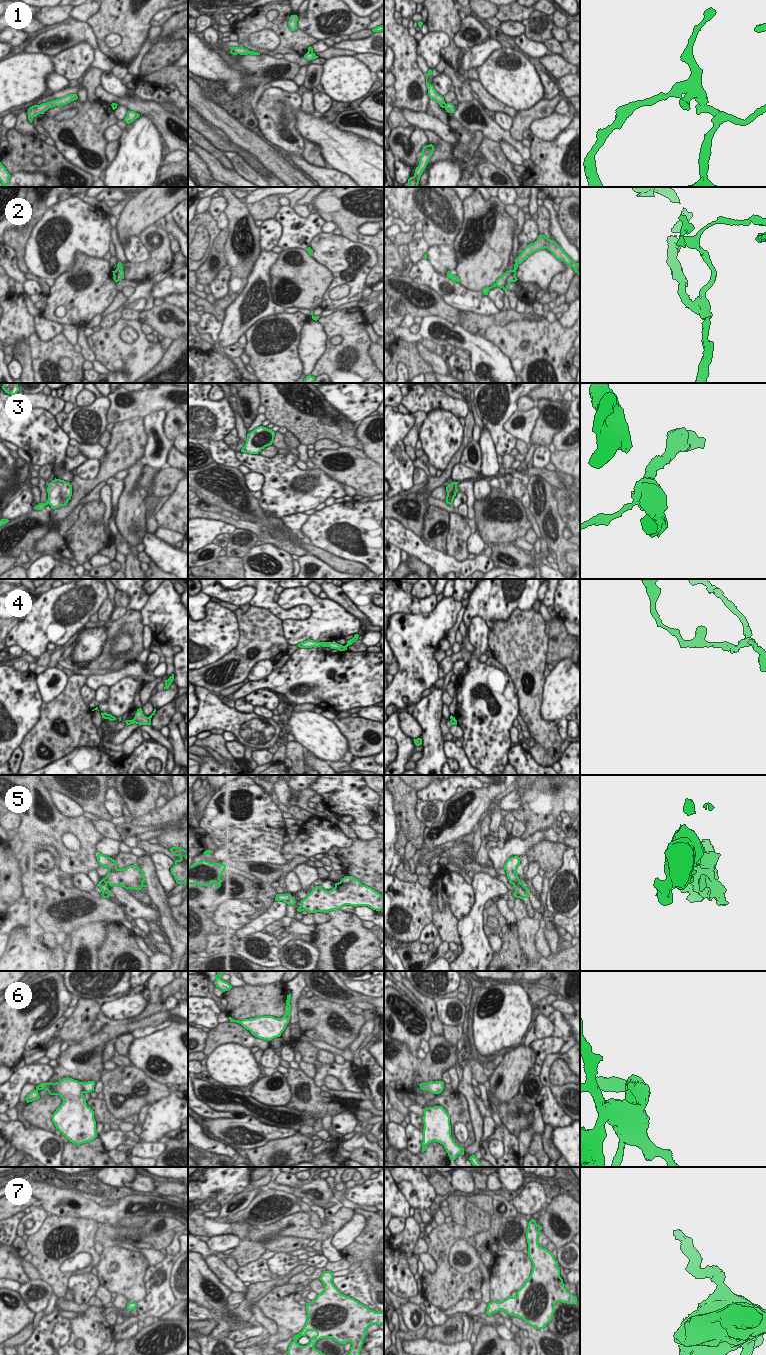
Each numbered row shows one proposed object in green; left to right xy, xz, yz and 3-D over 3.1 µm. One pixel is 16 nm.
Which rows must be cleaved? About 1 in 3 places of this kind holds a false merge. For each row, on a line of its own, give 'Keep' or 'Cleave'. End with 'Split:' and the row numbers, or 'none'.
1: Cleave
2: Keep
3: Cleave
4: Cleave
5: Cleave
6: Keep
7: Keep
Split: 1, 3, 4, 5.

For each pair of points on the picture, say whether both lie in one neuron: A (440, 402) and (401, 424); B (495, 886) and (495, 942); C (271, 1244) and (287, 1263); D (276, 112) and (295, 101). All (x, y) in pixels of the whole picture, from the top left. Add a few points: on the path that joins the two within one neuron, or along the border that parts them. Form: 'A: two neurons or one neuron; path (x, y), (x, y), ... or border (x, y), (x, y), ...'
A: two neurons; border (409, 412), (413, 414)
B: two neurons; border (487, 938), (494, 952)
C: two neurons; border (287, 1252), (276, 1253)
D: one neuron; path (281, 107), (287, 101), (290, 101)

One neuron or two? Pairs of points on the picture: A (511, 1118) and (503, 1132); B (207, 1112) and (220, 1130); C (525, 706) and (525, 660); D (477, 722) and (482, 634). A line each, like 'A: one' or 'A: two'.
A: two
B: two
C: one
D: one

